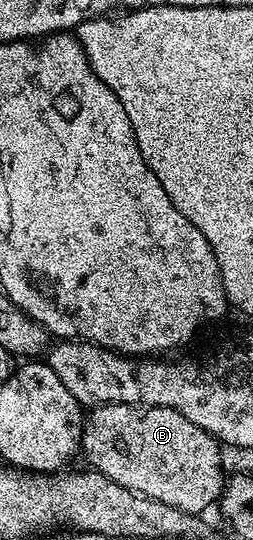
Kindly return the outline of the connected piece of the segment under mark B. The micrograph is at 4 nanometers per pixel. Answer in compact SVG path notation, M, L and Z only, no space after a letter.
M104 403L95 407L85 416L82 425L81 454L91 468L102 472L104 477L124 485L124 489L135 491L138 495L164 501L181 511L202 515L210 506L217 504L222 497L227 476L222 475L222 451L217 439L200 425L192 425L184 413L167 407L144 407L132 403Z

